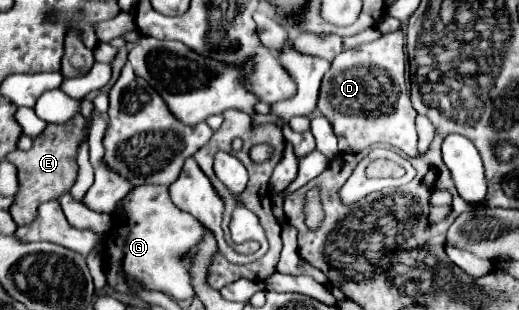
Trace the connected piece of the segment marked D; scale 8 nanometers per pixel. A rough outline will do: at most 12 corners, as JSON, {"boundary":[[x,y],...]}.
{"boundary":[[404,34],[332,62],[318,110],[340,152],[418,156]]}

